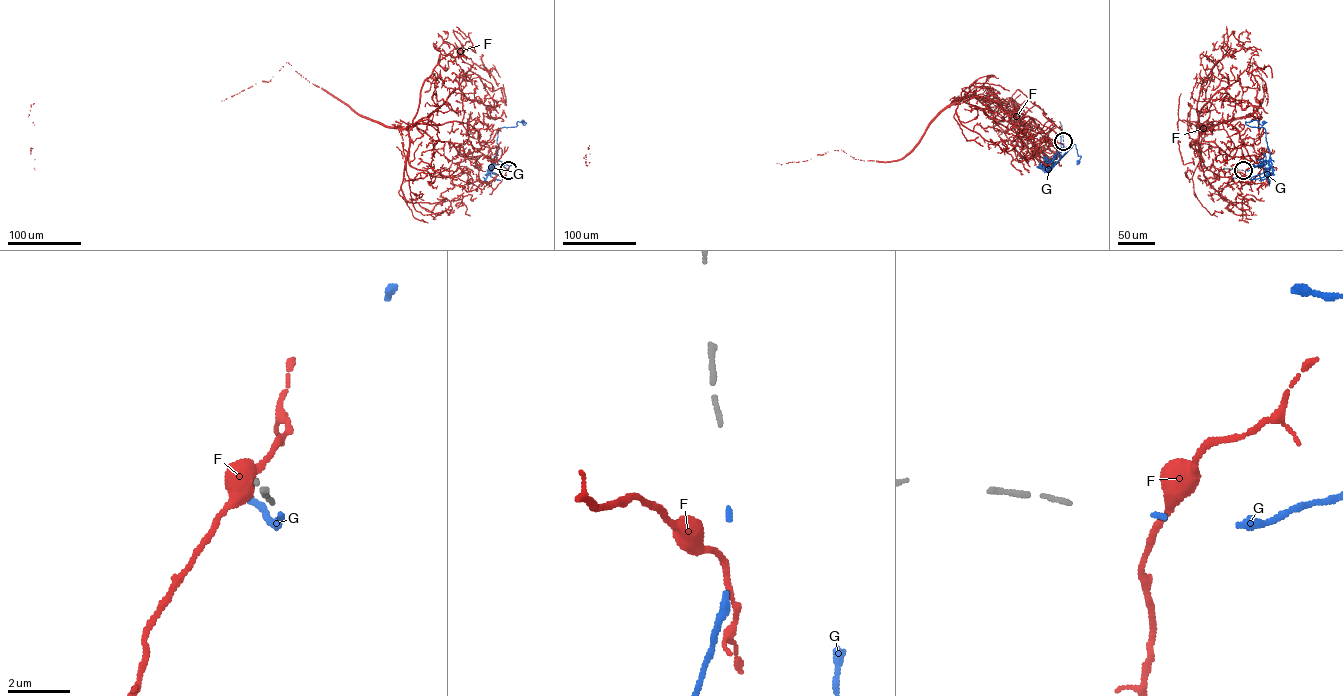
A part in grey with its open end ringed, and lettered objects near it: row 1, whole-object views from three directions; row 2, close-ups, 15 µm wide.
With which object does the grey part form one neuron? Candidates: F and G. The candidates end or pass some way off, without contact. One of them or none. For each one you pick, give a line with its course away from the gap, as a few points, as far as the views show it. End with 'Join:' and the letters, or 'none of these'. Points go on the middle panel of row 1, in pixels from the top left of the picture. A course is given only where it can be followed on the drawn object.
G: course (1063, 143), (1048, 167), (1054, 166), (1071, 143), (1080, 156), (1078, 161)
Join: G

